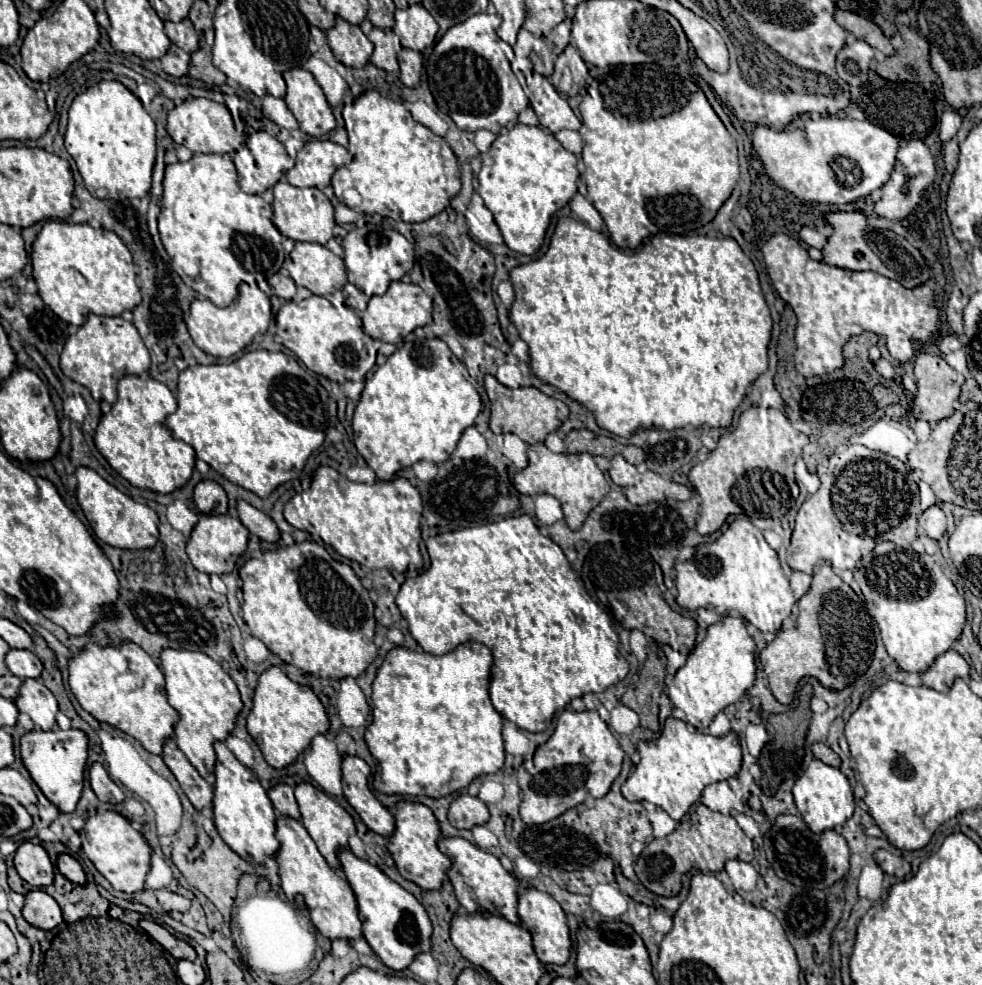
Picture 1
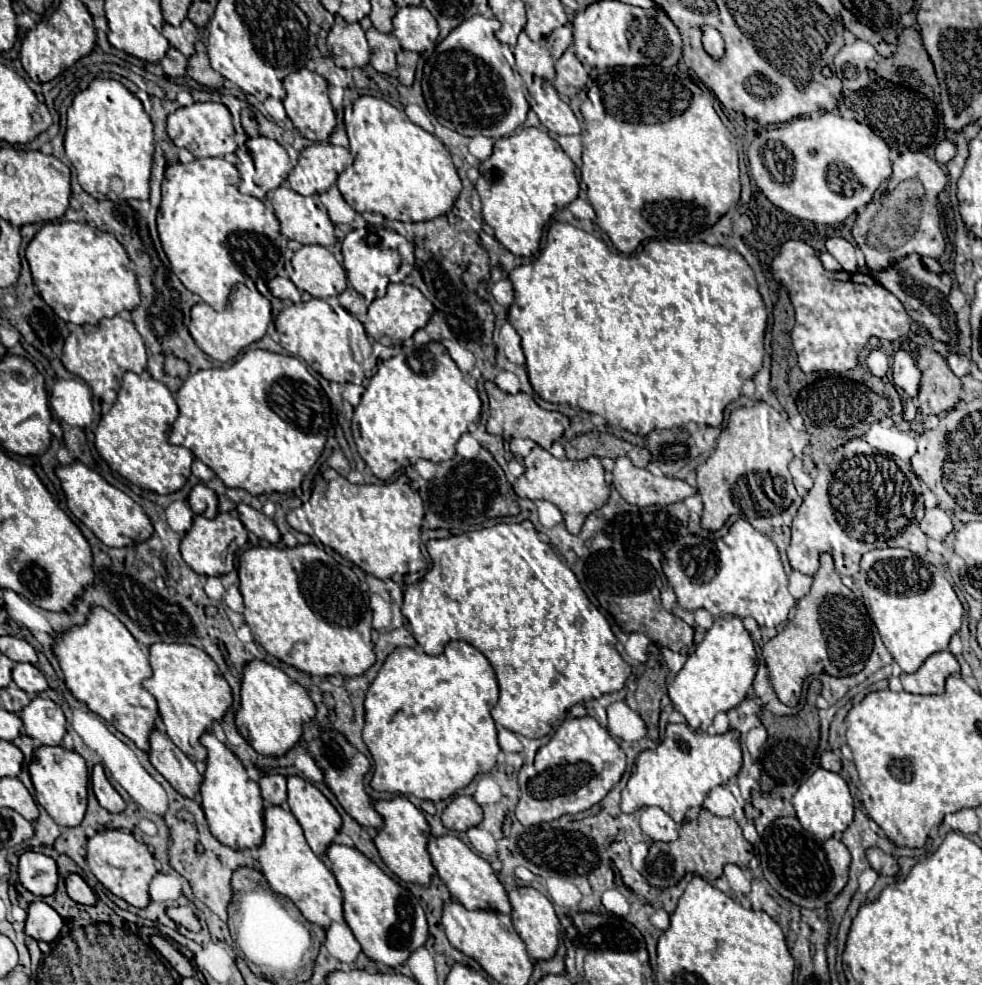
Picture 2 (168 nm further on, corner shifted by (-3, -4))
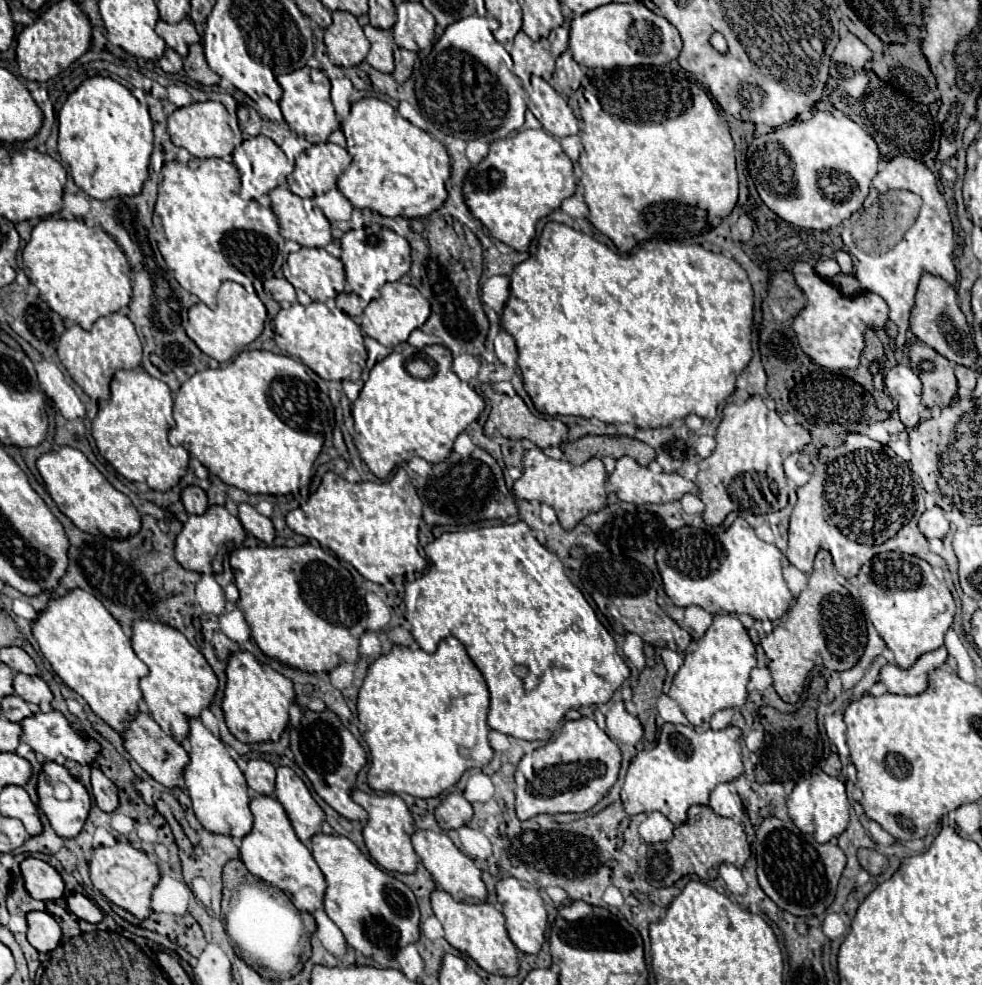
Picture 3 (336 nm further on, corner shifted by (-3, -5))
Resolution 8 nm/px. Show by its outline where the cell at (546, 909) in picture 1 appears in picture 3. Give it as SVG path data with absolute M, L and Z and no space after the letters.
M507 877L497 883L497 899L503 903L503 915L507 919L505 927L511 941L517 945L517 949L523 953L539 953L545 941L545 929L547 929L547 911L539 891L529 887L525 889L523 881L515 877Z

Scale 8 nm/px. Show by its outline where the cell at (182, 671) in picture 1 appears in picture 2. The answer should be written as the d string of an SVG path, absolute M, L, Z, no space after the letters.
M175 642L151 644L149 660L151 660L153 676L147 678L143 686L157 700L159 716L165 724L167 736L191 760L203 762L207 758L207 750L199 744L199 738L203 732L211 730L211 724L215 720L223 718L223 714L233 702L227 680L223 680L217 664L207 656L207 652L191 644L175 644Z

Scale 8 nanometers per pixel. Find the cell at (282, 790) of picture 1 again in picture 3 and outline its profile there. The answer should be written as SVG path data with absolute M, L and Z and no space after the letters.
M249 761L245 771L247 785L257 795L273 795L275 793L275 767L267 761Z

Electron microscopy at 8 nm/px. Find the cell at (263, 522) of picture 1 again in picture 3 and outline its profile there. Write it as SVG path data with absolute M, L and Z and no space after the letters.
M241 503L239 505L239 521L243 523L243 527L255 535L259 541L265 541L267 545L273 543L275 539L275 529L269 517L263 517L261 513L255 511L255 507L251 507L249 503Z

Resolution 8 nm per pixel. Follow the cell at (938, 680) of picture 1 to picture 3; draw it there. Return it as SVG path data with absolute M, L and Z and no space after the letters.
M935 649L917 659L909 669L897 665L885 665L881 669L881 681L889 687L889 693L897 695L919 695L929 687L929 673L947 661L947 649Z

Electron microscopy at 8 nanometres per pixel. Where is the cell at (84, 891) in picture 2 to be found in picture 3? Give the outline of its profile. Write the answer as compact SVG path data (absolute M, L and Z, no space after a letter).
M69 893L69 895L67 895L67 907L69 907L79 919L85 919L85 921L91 921L91 923L99 923L99 921L103 919L101 909L99 909L91 899L87 899L87 897L81 895L81 893Z

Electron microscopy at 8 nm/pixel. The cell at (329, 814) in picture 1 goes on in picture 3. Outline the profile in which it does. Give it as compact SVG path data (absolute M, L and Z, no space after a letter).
M277 767L275 797L285 807L301 843L311 849L311 837L321 831L325 813L293 769Z

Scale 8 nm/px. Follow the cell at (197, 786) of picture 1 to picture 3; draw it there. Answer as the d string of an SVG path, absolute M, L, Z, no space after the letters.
M139 713L135 717L135 721L131 721L129 729L123 733L123 741L125 741L125 749L131 753L131 757L161 785L173 789L179 787L179 781L183 779L183 769L187 767L189 755L187 751L175 743L155 721L153 717Z

